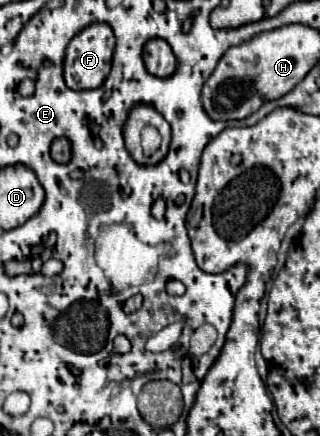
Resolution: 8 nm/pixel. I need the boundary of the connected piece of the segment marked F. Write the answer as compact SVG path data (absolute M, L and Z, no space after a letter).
M94 23L80 31L66 49L64 59L64 81L70 89L96 89L104 83L110 73L110 61L114 53L114 33L106 23Z

